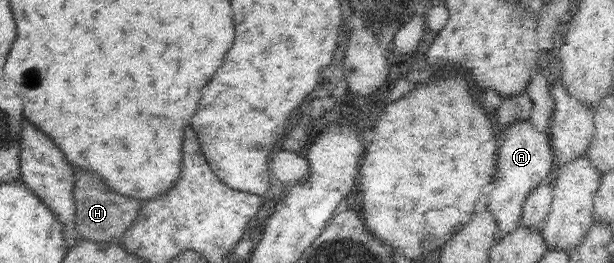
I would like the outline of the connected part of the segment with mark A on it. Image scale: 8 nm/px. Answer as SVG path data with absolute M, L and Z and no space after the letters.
M518 118L504 130L498 146L495 177L492 191L487 195L487 210L496 220L496 237L500 239L512 234L521 226L523 205L527 197L540 185L544 178L553 177L555 156L551 150L549 134L540 133L530 119Z

